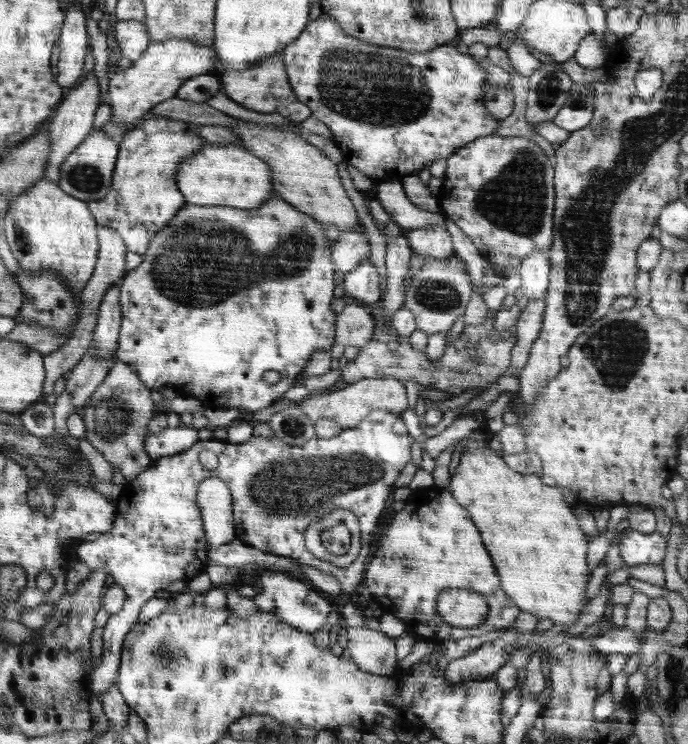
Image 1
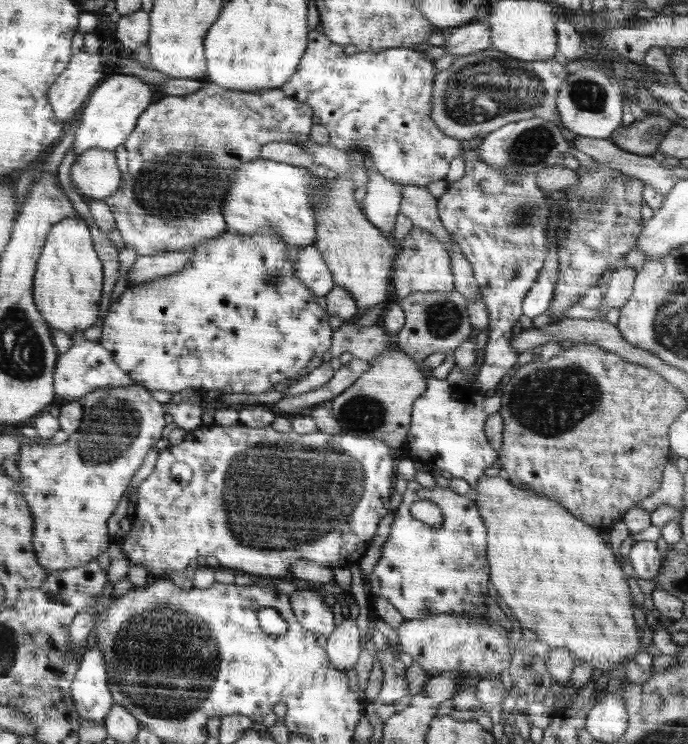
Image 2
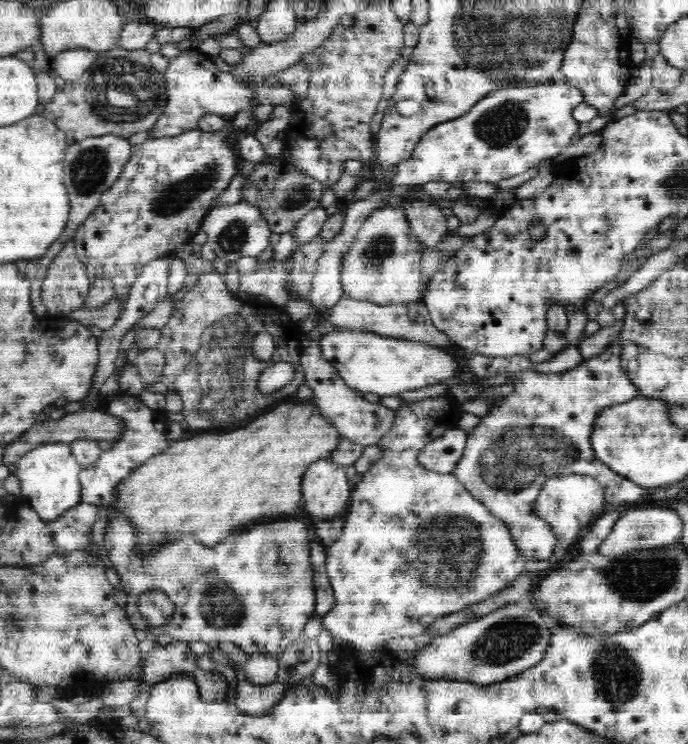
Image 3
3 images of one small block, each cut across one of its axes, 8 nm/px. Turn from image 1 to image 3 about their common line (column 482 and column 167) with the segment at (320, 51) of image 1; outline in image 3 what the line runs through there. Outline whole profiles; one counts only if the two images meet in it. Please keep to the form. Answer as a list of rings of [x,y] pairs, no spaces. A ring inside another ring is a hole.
[[[198,48],[180,51],[176,58],[169,61],[163,74],[166,77],[166,94],[168,104],[166,110],[158,118],[158,122],[150,128],[151,138],[177,137],[198,128],[198,122],[204,112],[214,112],[218,116],[236,116],[240,110],[248,108],[256,97],[256,91],[242,83],[230,72],[218,71],[211,57]]]

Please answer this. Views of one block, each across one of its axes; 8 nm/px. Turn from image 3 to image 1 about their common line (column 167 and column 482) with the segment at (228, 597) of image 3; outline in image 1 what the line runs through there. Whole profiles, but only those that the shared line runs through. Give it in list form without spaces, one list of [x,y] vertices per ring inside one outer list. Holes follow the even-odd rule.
[[[433,487],[416,492],[414,498],[407,501],[394,518],[385,520],[384,527],[380,530],[378,550],[374,552],[374,560],[366,568],[366,578],[362,585],[366,586],[391,614],[404,621],[406,635],[416,641],[433,640],[440,647],[451,646],[466,636],[482,636],[494,630],[508,628],[521,610],[502,587],[501,579],[494,570],[493,559],[482,541],[481,531],[470,518],[469,511],[453,497],[453,490],[449,488]],[[446,588],[464,588],[482,593],[488,601],[488,616],[485,616],[484,622],[470,628],[456,627],[444,622],[438,614],[436,601],[440,591]]]

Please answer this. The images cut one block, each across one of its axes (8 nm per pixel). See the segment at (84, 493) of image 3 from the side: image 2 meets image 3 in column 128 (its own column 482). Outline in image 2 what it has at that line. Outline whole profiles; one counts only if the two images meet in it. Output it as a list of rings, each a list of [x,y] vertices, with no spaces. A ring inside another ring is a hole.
[[[431,376],[429,378],[429,388],[425,390],[422,397],[418,397],[413,408],[413,425],[409,428],[409,434],[404,442],[404,457],[412,461],[427,463],[433,468],[447,470],[453,478],[465,480],[472,489],[478,484],[482,476],[486,476],[484,471],[496,464],[498,451],[488,444],[485,435],[485,422],[489,416],[499,412],[501,398],[504,388],[496,388],[494,396],[484,395],[464,395],[458,387],[448,384],[446,379],[438,379]]]

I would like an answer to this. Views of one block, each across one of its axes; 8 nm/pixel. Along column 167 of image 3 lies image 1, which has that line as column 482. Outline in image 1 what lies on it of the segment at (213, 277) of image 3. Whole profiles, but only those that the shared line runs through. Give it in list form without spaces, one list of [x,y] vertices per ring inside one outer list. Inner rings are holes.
[[[488,310],[488,316],[483,324],[465,326],[460,337],[451,345],[446,346],[444,356],[438,358],[438,362],[430,362],[426,350],[421,351],[411,347],[408,338],[394,337],[388,332],[387,322],[377,318],[374,339],[364,348],[359,350],[354,360],[348,361],[341,368],[342,374],[336,387],[340,385],[354,384],[363,378],[388,378],[394,377],[406,381],[414,379],[424,387],[434,390],[446,391],[449,396],[457,396],[466,389],[480,387],[486,390],[486,385],[493,384],[498,377],[504,376],[506,370],[512,364],[512,352],[516,347],[517,338],[511,334],[511,329],[502,333],[493,330],[495,318],[498,312]],[[474,348],[476,358],[470,356]]]

